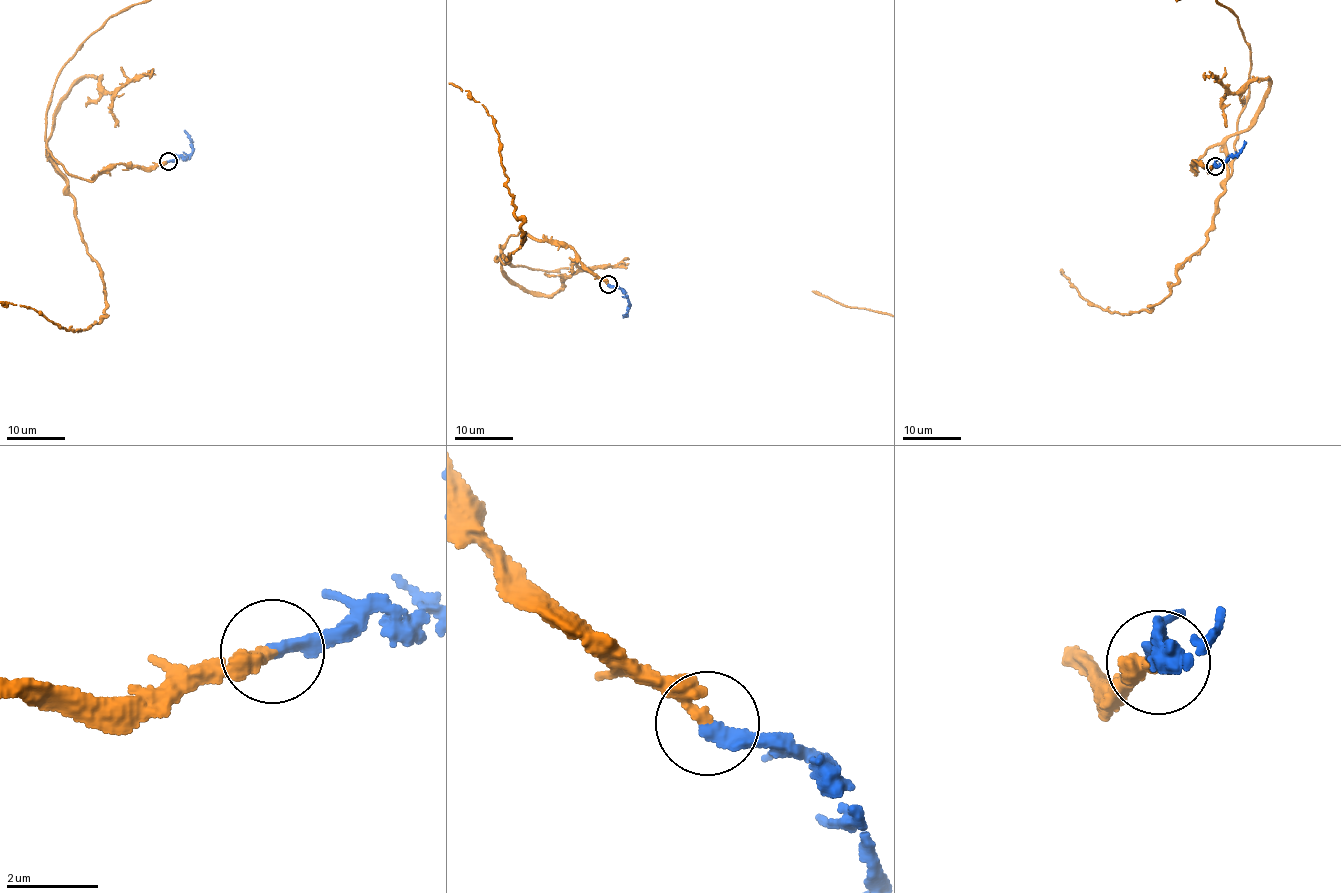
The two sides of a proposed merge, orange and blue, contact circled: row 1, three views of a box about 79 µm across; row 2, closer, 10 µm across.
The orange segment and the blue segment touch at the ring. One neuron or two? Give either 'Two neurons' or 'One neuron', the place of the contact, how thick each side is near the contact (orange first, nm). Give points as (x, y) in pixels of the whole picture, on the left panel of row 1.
One neuron. Place: (168, 161). Thickness 280 nm (orange) against 320 nm

